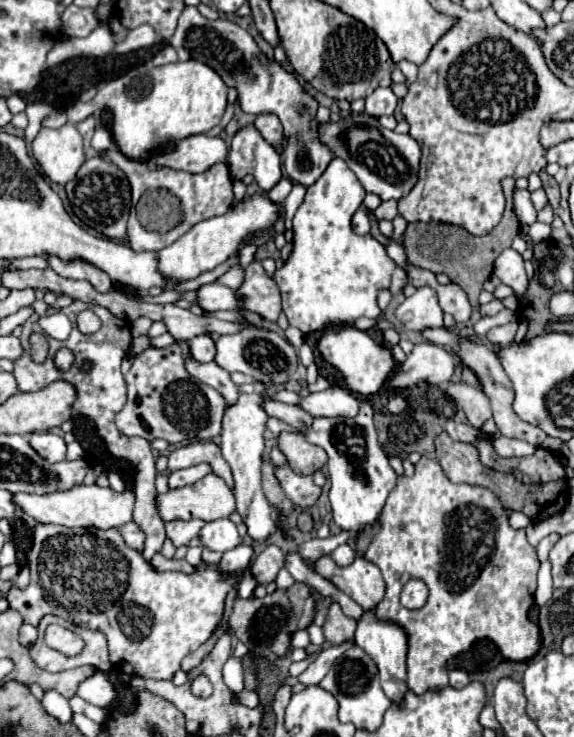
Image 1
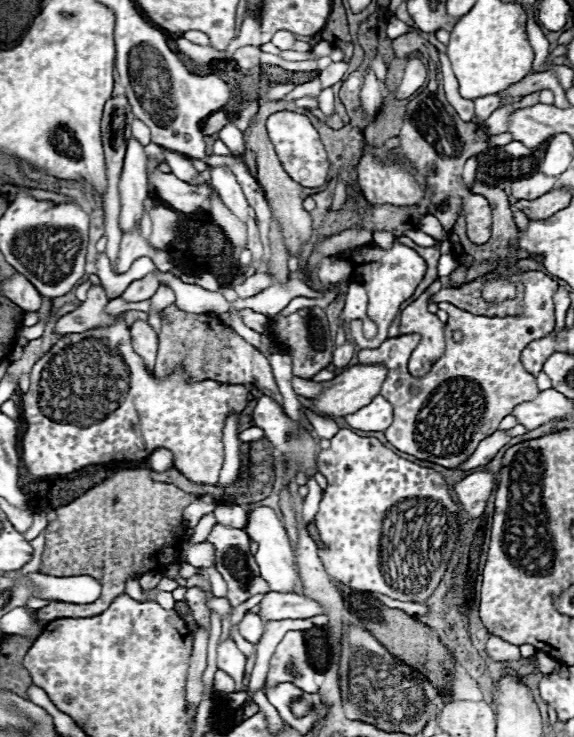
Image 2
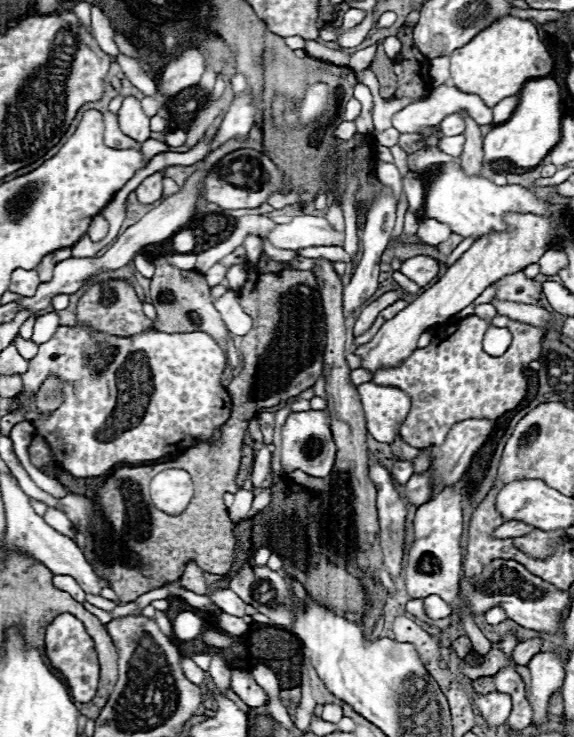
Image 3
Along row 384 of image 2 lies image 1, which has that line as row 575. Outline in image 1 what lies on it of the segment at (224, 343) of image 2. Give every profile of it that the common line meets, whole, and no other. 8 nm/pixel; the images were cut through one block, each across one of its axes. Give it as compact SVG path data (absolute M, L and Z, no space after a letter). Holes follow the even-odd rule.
M268 546L264 552L252 562L252 574L258 584L268 586L276 580L278 570L284 566L284 552L278 546Z

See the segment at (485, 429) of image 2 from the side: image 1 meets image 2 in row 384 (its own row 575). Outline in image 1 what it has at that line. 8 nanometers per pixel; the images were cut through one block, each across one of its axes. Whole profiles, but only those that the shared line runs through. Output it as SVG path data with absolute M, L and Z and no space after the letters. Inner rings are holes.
M422 456L418 464L414 464L412 476L398 476L396 488L384 506L384 526L364 556L380 568L386 582L386 598L378 604L380 618L394 620L408 632L408 686L416 690L416 694L420 694L420 690L440 690L440 686L446 686L446 664L458 654L466 652L476 640L492 640L500 648L502 656L514 662L530 660L540 650L540 628L528 622L528 610L534 602L536 590L536 572L540 566L536 548L528 544L524 530L510 528L508 518L504 518L508 511L487 490L465 483L454 484L442 472L436 460ZM480 508L489 512L493 518L484 518L484 522L478 522L482 520ZM472 538L478 538L478 554L464 554L464 546L472 544ZM410 578L424 580L430 590L428 602L420 610L406 610L398 600L402 586Z

